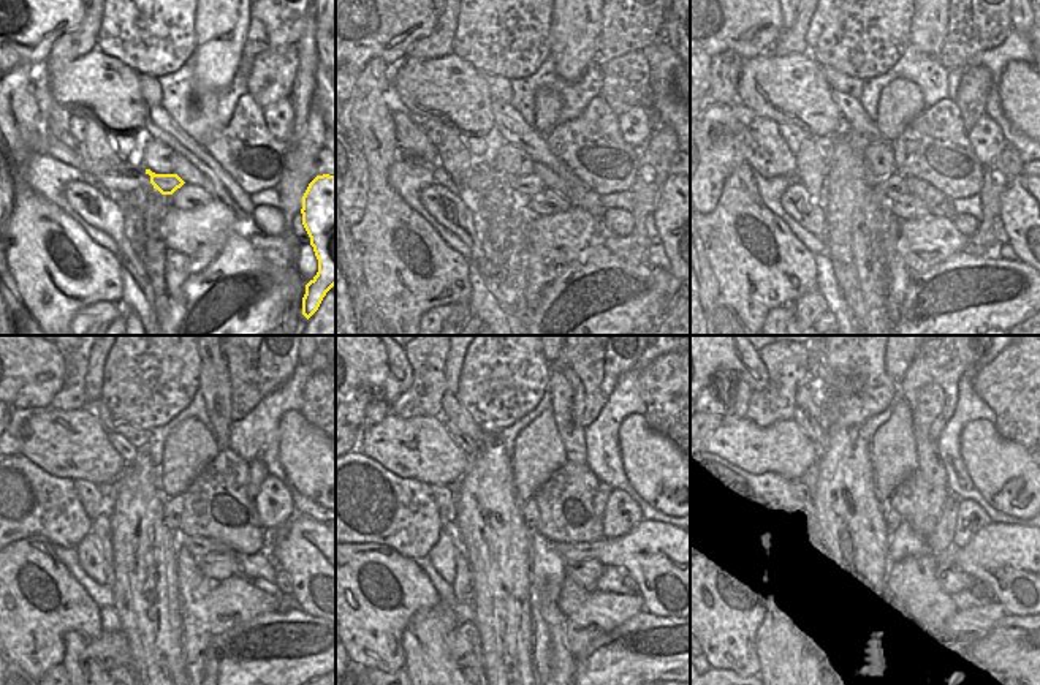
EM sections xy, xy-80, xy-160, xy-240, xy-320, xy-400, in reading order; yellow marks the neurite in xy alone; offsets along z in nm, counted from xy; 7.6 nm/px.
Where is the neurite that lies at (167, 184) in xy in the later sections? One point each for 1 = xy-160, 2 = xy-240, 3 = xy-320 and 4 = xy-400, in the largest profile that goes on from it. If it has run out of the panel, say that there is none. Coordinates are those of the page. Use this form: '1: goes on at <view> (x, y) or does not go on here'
1: goes on at xy-160 (891, 187)
2: goes on at xy-240 (198, 546)
3: goes on at xy-320 (657, 556)
4: goes on at xy-400 (1010, 557)

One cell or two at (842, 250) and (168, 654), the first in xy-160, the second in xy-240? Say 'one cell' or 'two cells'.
one cell

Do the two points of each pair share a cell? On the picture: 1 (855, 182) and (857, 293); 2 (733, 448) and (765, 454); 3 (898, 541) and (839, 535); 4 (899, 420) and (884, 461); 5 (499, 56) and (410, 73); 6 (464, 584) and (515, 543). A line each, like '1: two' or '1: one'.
1: one
2: one
3: two
4: one
5: two
6: two

